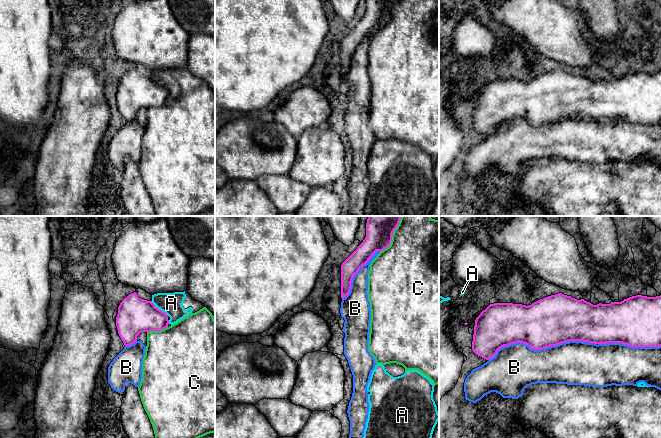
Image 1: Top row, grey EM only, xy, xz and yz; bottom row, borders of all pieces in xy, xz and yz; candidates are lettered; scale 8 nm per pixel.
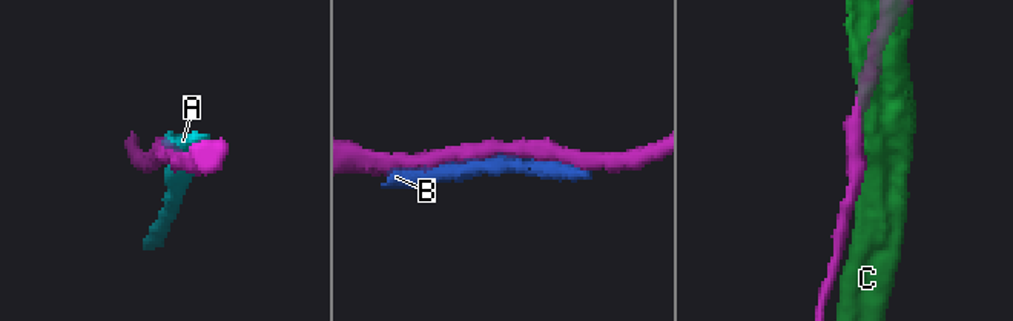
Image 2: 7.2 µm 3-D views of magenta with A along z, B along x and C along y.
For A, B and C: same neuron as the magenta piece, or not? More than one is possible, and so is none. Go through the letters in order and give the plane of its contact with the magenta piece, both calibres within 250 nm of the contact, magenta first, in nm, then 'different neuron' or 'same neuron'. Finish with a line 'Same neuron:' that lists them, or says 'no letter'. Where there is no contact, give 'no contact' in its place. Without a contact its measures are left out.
A: contact in xy; calibres 280 and 180 nm; different neuron
B: contact in yz; calibres 380 and 360 nm; different neuron
C: contact in xz; calibres 200 and 480 nm; different neuron
Same neuron: no letter

